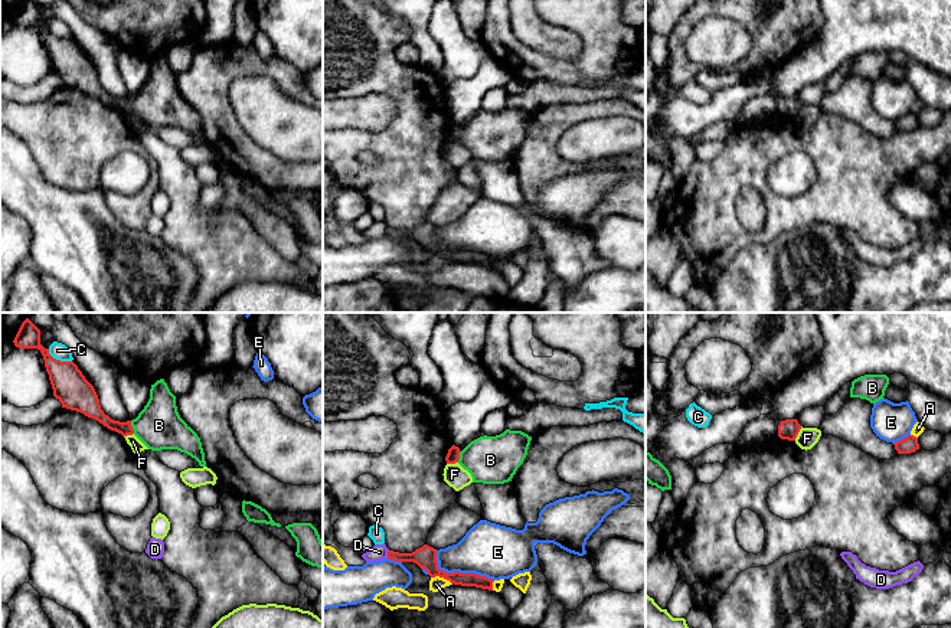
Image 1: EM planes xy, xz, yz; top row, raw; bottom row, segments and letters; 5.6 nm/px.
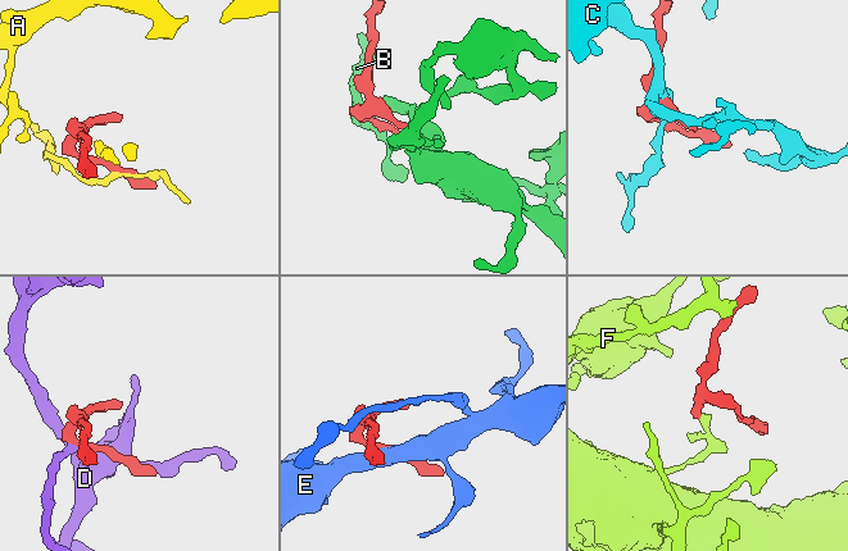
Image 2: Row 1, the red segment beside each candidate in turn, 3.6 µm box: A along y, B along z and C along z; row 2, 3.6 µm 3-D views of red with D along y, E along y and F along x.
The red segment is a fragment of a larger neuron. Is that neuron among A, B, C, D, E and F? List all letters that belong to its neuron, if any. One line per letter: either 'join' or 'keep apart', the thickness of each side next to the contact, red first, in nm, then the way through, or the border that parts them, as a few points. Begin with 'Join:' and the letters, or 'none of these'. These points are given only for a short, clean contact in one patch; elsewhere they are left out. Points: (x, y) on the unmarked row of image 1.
Join: B
A: keep apart; 120 nm thick on the red side, 80 nm on the other; border along xz (431, 254), (443, 254), (451, 261)
B: join; 110 nm thick on the red side, 260 nm on the other; runs through xy (91, 85), (113, 102), (131, 104), (159, 102)
C: keep apart; 190 nm thick on the red side, 90 nm on the other
D: keep apart; 120 nm thick on the red side, 90 nm on the other; border along xz (389, 228), (386, 235)
E: keep apart; 120 nm thick on the red side, 300 nm on the other
F: keep apart; 110 nm thick on the red side, 110 nm on the other; border along yz (801, 104), (794, 117)

